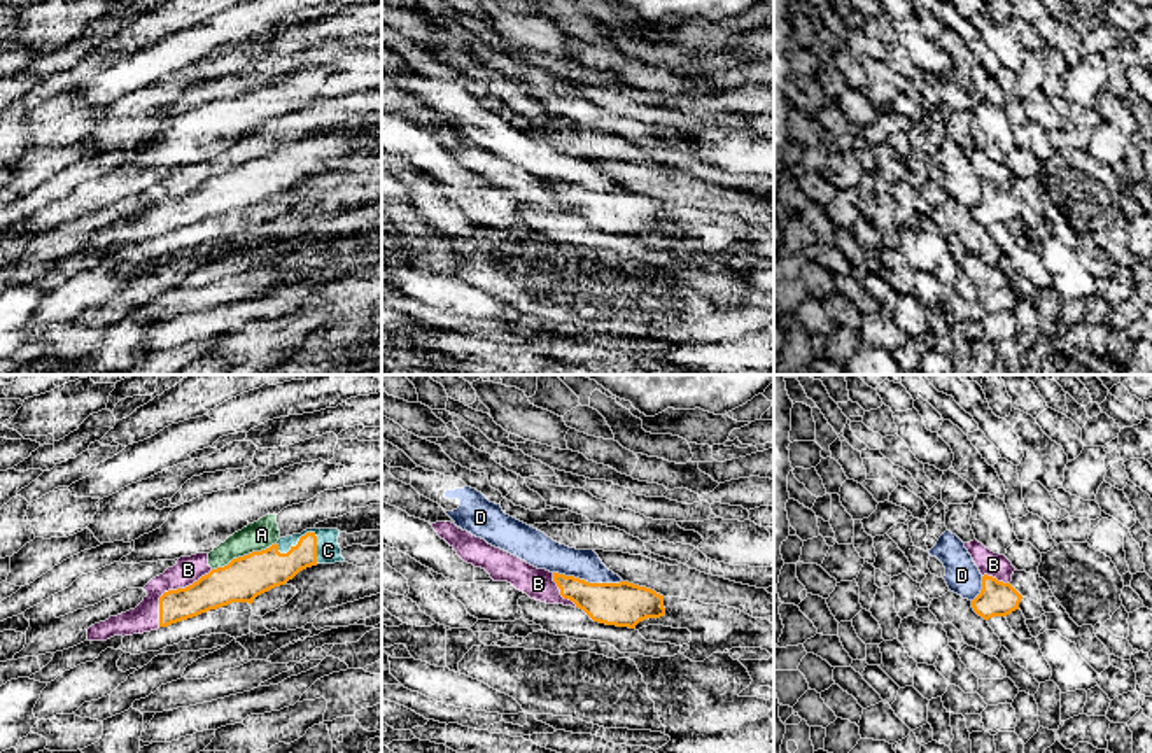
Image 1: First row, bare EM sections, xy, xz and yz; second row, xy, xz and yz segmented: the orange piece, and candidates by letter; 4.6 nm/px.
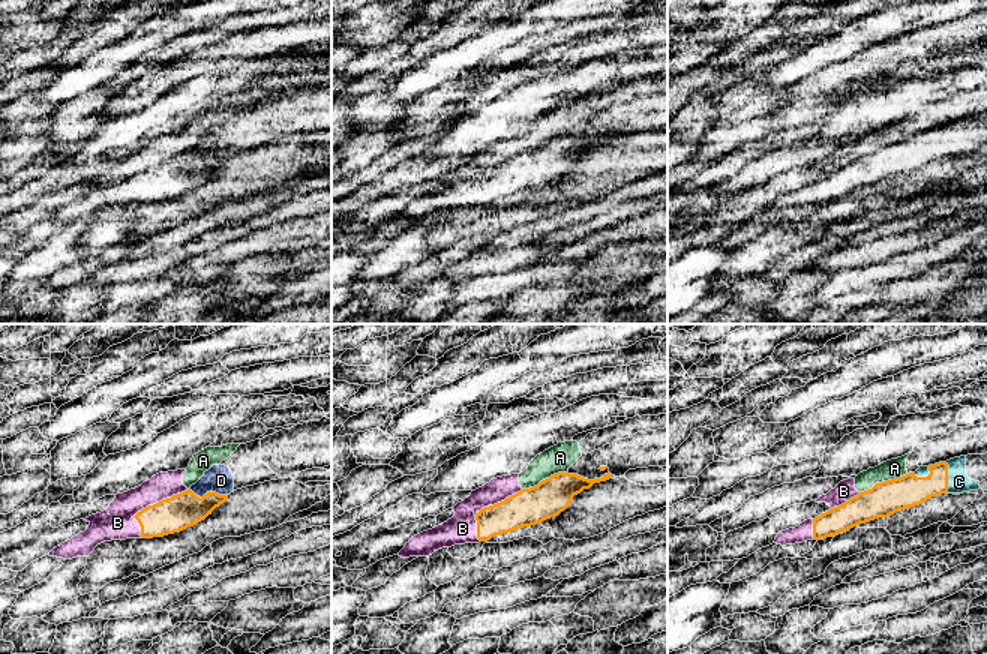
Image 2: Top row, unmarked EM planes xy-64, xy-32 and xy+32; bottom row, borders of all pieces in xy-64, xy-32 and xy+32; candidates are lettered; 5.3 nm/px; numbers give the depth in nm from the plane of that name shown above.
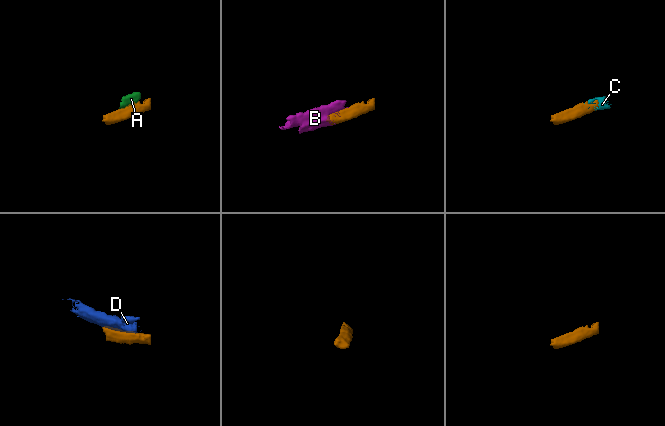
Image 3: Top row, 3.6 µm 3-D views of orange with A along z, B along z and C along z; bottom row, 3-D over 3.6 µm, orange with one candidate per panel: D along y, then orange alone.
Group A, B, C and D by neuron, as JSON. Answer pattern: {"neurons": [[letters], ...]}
{"neurons": [["A"], ["B", "C"], ["D"]]}

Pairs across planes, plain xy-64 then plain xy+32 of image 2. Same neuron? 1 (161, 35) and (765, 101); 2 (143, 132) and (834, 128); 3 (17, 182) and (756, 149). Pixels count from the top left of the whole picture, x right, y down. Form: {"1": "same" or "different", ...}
{"1": "different", "2": "same", "3": "same"}

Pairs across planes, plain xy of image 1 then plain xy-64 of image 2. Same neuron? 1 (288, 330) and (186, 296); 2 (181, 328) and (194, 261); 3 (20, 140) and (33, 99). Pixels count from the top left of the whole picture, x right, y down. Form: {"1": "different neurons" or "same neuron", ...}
{"1": "same neuron", "2": "different neurons", "3": "same neuron"}

